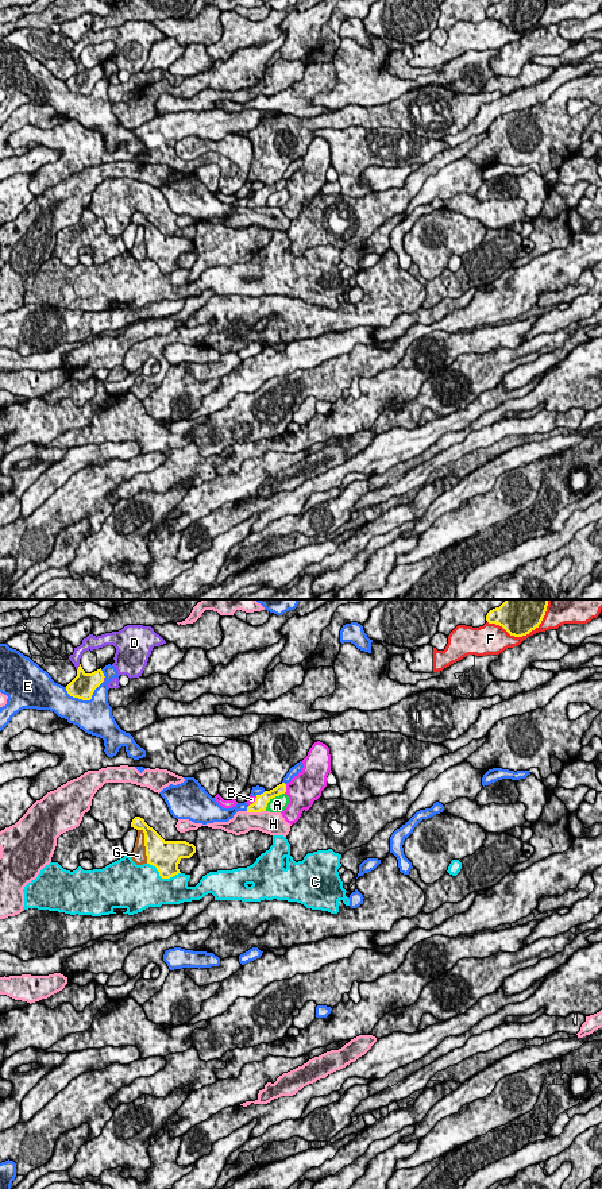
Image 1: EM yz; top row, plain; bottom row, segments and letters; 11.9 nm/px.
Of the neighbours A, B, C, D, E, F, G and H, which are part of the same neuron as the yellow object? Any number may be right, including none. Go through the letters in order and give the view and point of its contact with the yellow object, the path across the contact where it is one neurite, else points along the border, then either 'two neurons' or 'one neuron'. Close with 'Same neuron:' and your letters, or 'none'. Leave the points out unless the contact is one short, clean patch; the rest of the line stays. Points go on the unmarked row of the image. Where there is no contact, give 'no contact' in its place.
A: yz (273, 192) | two neurons
B: yz (285, 184) | two neurons
C: yz (162, 273) | two neurons
D: yz (78, 62) | two neurons
E: yz (85, 95) | two neurons
F: yz (523, 30) | two neurons
G: yz (145, 240) | two neurons
H: yz (255, 207) | two neurons
Same neuron: none

